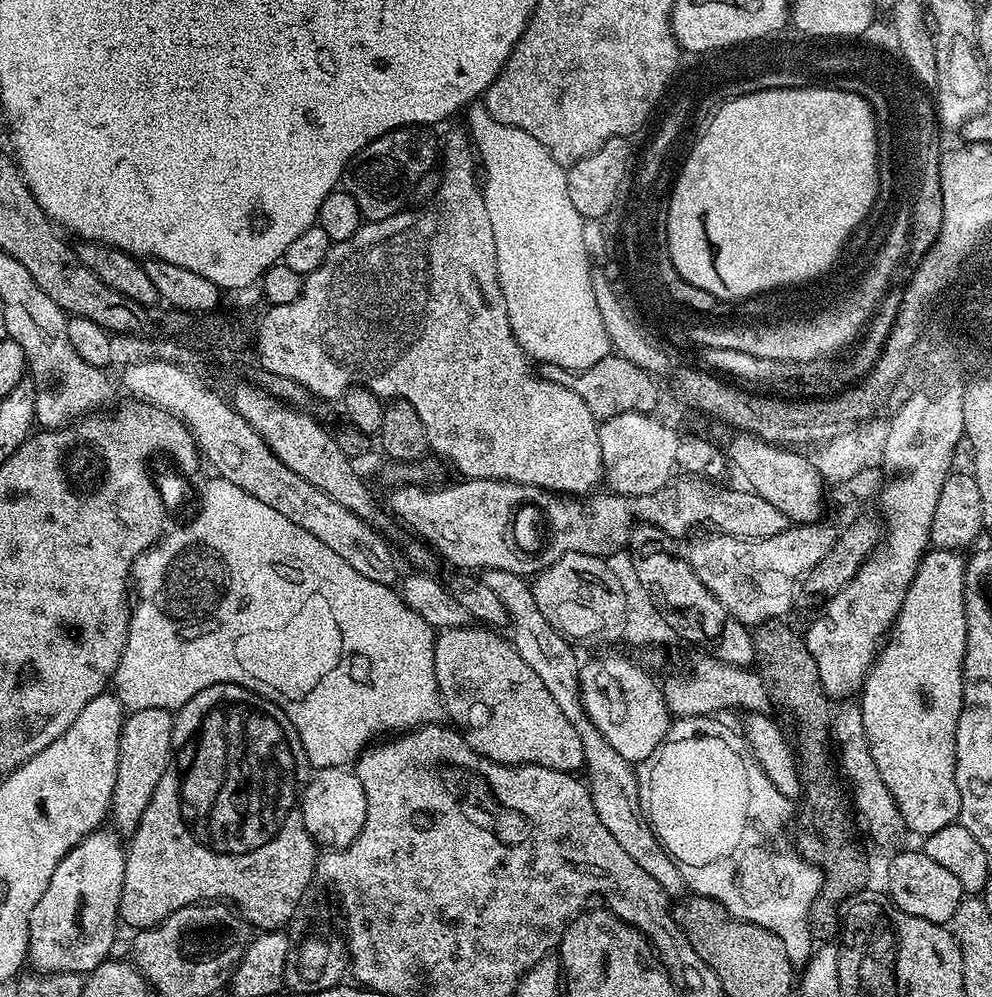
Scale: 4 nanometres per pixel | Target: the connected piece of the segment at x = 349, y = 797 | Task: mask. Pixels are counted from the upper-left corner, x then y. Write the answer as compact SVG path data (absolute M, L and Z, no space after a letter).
M339 765L319 767L308 781L301 796L301 820L313 840L335 850L345 848L362 830L366 816L366 796L355 771Z

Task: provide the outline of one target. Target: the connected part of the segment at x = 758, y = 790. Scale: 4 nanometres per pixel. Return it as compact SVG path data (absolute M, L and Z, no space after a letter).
M720 718L714 719L714 726L706 735L712 736L712 740L722 738L728 752L732 752L732 756L740 760L740 768L744 768L744 824L740 836L736 836L736 844L732 844L728 852L720 852L720 856L712 856L712 860L704 860L704 864L680 860L673 848L664 848L666 854L670 854L674 866L678 866L678 874L682 874L685 885L695 895L709 896L726 906L731 916L778 934L792 965L803 966L814 951L810 914L814 898L824 884L824 874L796 851L790 839L793 801L778 794L778 786L766 778L747 743L739 735L732 736Z

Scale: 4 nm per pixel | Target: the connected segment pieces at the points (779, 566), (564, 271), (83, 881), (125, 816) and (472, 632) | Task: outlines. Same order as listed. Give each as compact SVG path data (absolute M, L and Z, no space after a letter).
M824 523L796 524L774 534L773 537L760 539L744 539L713 531L710 534L712 536L698 537L686 549L686 555L702 586L706 586L706 590L710 590L710 594L714 594L714 598L718 598L718 602L722 602L722 606L730 610L732 617L749 626L765 624L767 620L787 617L784 615L791 610L792 604L794 608L797 603L798 585L810 570L814 570L814 566L818 566L818 562L822 562L822 558L826 558L826 554L830 554L830 546L834 546L836 541L837 529Z
M473 102L466 109L468 115L467 131L470 133L471 143L478 153L479 163L482 165L482 187L484 189L484 201L486 202L486 214L490 214L490 227L494 230L494 246L496 247L496 265L498 266L498 282L502 286L502 298L506 298L506 314L510 318L510 326L514 330L516 340L522 346L522 350L533 361L540 364L553 364L569 368L577 372L583 368L594 366L594 362L602 362L610 354L610 343L608 339L608 326L603 320L603 314L598 312L598 292L591 284L591 276L594 273L593 265L590 263L589 249L584 249L584 227L586 221L574 208L574 202L570 202L570 194L566 190L567 171L554 162L554 158L526 130L518 130L514 126L506 126L498 122L488 112L488 108L482 102Z
M97 830L78 842L58 862L46 894L30 916L27 959L40 974L79 972L87 974L113 955L116 924L120 919L120 895L124 885L125 849L115 831Z
M167 708L154 710L138 710L128 712L124 718L120 735L120 753L118 754L118 774L114 782L110 820L113 820L115 831L120 834L135 833L140 825L142 814L146 814L146 806L150 806L150 798L162 782L162 774L172 763L172 725L174 716Z
M487 626L446 628L437 635L434 646L434 674L438 678L440 703L451 723L462 733L464 741L486 758L499 764L537 764L559 772L579 773L584 767L582 738L562 714L550 690L530 670L511 639Z

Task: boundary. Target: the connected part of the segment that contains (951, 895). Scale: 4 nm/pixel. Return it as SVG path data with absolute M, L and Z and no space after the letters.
M922 850L916 852L900 852L888 864L887 895L906 914L914 914L914 918L926 918L926 922L947 925L958 910L958 906L966 899L963 886L945 870L938 866L934 858L930 858Z

